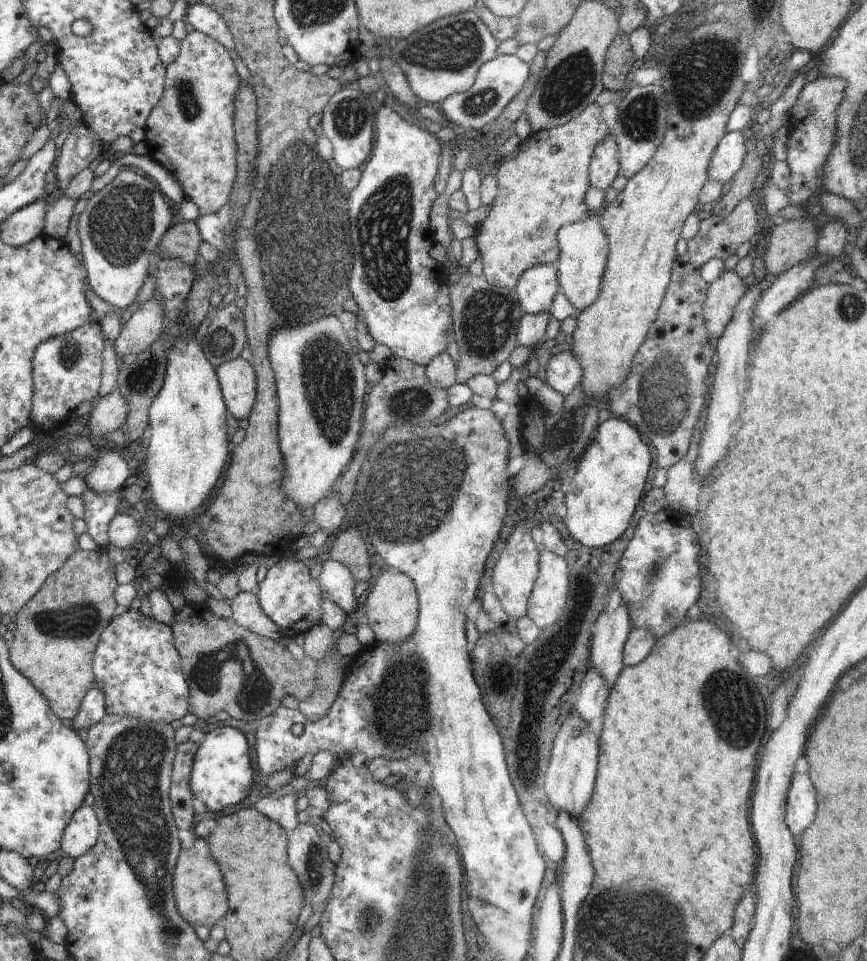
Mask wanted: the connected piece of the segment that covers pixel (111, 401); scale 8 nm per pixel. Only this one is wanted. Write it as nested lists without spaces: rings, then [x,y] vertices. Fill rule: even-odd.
[[[116,388],[113,393],[103,396],[97,406],[90,413],[89,422],[86,426],[88,436],[106,436],[114,430],[124,426],[129,405],[127,400]]]

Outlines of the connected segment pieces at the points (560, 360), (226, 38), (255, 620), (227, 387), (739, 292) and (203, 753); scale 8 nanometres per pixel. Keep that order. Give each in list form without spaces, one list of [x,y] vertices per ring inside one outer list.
[[[569,351],[551,355],[546,365],[546,384],[565,398],[581,383],[582,367]]]
[[[203,2],[189,5],[185,14],[185,22],[192,24],[196,31],[207,34],[210,38],[217,40],[224,48],[235,50],[235,42],[230,34],[224,19],[207,4]]]
[[[240,591],[228,602],[233,610],[232,618],[240,626],[279,644],[284,633],[275,622],[264,614],[257,595],[248,591]]]
[[[240,356],[232,360],[224,361],[220,366],[215,368],[215,371],[224,402],[226,403],[227,412],[230,412],[230,414],[237,419],[248,418],[252,412],[257,391],[255,370],[253,369],[253,366]]]
[[[727,269],[709,284],[703,315],[709,338],[713,342],[724,332],[746,289],[744,281],[735,271]]]
[[[222,725],[204,735],[198,735],[190,788],[209,810],[218,812],[230,804],[240,804],[250,794],[252,778],[254,771],[250,763],[250,746],[239,729]]]

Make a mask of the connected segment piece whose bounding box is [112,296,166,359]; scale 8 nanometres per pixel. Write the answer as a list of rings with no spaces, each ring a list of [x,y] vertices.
[[[153,296],[141,307],[131,309],[125,317],[121,333],[112,344],[114,352],[120,359],[130,354],[138,356],[161,337],[164,328],[161,301]]]

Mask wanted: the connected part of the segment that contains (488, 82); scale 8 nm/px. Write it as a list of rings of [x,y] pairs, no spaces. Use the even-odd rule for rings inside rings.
[[[515,54],[498,55],[478,69],[474,84],[468,90],[450,95],[439,102],[439,111],[449,123],[456,125],[457,131],[480,130],[490,121],[499,121],[502,112],[508,109],[524,88],[529,74],[530,65]]]

